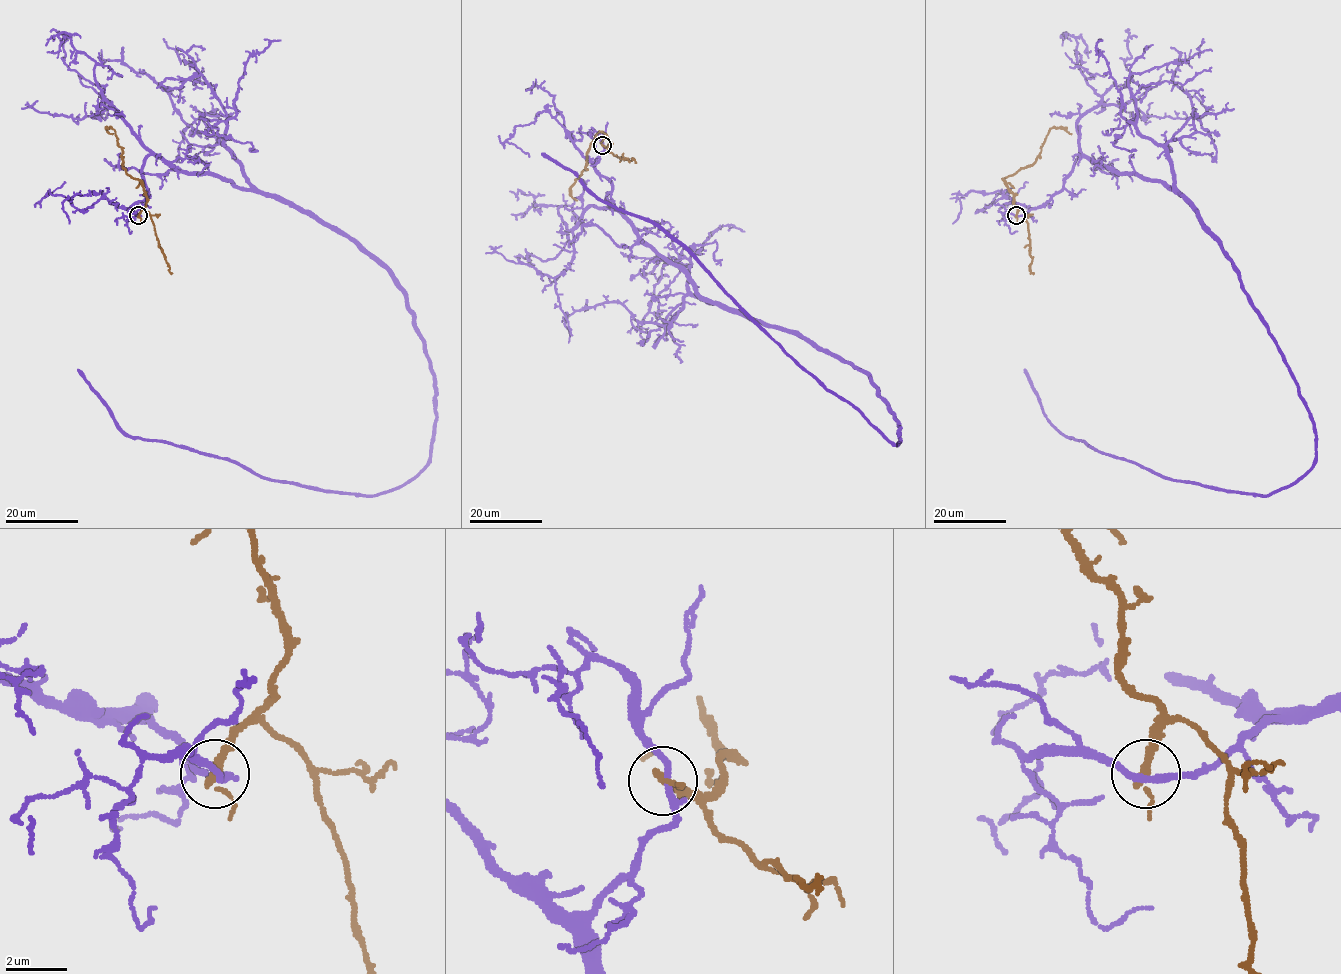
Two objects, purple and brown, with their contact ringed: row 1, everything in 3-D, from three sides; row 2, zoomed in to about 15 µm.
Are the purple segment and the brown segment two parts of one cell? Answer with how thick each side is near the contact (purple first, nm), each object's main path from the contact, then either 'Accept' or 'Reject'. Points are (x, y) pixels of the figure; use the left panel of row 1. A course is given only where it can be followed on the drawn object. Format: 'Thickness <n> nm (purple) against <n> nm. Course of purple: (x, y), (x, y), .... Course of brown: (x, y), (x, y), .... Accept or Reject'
Thickness 220 nm (purple) against 200 nm. Course of purple: (139, 215), (150, 154), (354, 238), (423, 341), (431, 460), (373, 495), (267, 480), (129, 437), (77, 369). Course of brown: (138, 215), (147, 197), (143, 184), (126, 173), (117, 138), (112, 128), (106, 128), (113, 133). Reject

